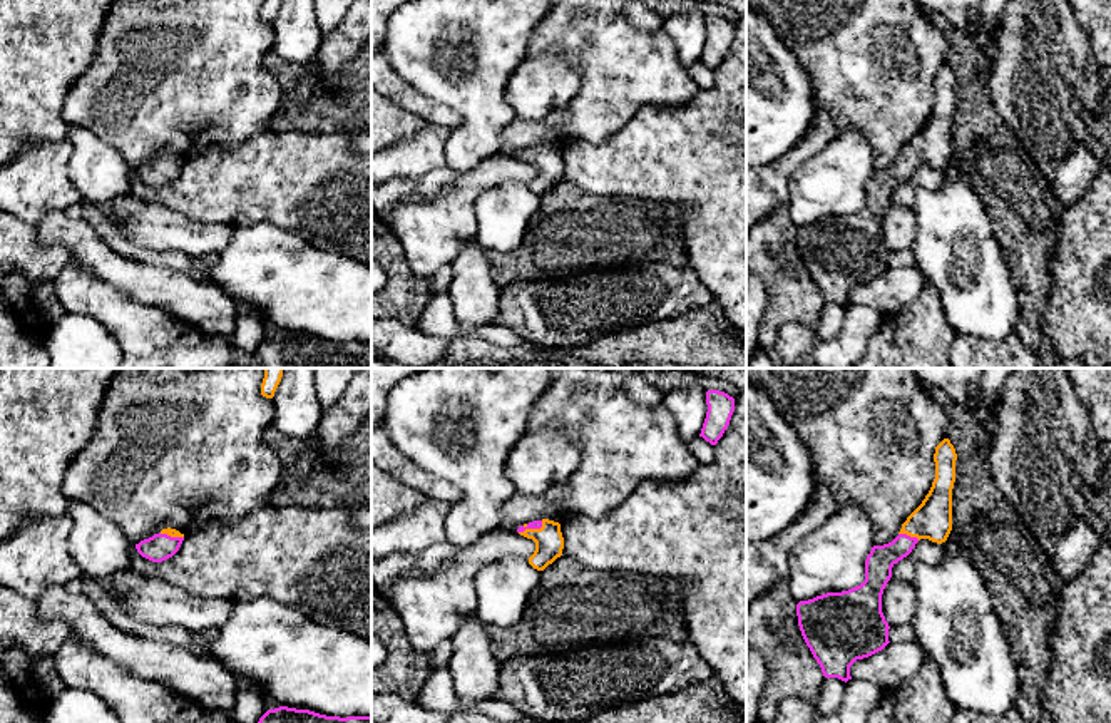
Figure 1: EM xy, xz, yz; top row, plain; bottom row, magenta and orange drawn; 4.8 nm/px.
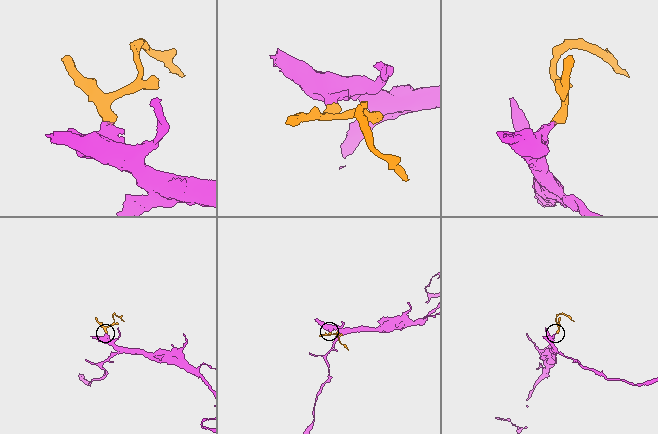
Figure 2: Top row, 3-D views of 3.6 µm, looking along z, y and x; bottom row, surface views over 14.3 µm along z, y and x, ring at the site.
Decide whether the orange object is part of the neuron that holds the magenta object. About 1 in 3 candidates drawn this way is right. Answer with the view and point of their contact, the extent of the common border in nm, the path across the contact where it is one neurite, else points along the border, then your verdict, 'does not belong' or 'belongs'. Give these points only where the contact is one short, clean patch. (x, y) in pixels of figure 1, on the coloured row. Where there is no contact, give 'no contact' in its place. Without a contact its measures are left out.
yz (909, 536) | 110 nm | across yz (879, 563), (909, 536), (921, 524), (932, 519) | belongs

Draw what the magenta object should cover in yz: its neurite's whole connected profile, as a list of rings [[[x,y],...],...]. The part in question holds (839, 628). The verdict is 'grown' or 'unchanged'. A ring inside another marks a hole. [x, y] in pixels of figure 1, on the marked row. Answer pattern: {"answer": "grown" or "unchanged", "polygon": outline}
{"answer": "grown", "polygon": [[[944,438],[935,447],[935,479],[929,494],[892,542],[872,547],[860,586],[796,604],[801,636],[825,678],[847,683],[857,659],[868,658],[890,643],[890,626],[882,613],[883,589],[892,577],[892,567],[907,557],[920,539],[937,544],[947,541],[952,531],[955,460],[954,445]]]}

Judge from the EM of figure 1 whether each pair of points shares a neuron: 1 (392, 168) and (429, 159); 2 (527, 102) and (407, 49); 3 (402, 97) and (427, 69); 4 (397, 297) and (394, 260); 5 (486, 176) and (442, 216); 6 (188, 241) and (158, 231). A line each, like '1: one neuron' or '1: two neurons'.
1: one neuron
2: two neurons
3: two neurons
4: one neuron
5: one neuron
6: one neuron

